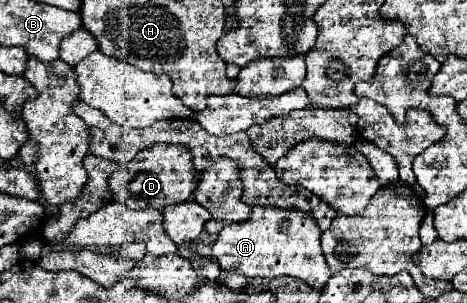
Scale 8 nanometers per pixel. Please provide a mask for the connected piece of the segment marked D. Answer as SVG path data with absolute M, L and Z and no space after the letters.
M166 143L140 151L128 165L122 165L110 177L114 199L124 203L128 209L154 207L162 211L164 205L172 205L176 201L186 201L188 197L192 197L196 185L198 177L194 177L192 155L188 153L188 149L184 145L166 145Z

